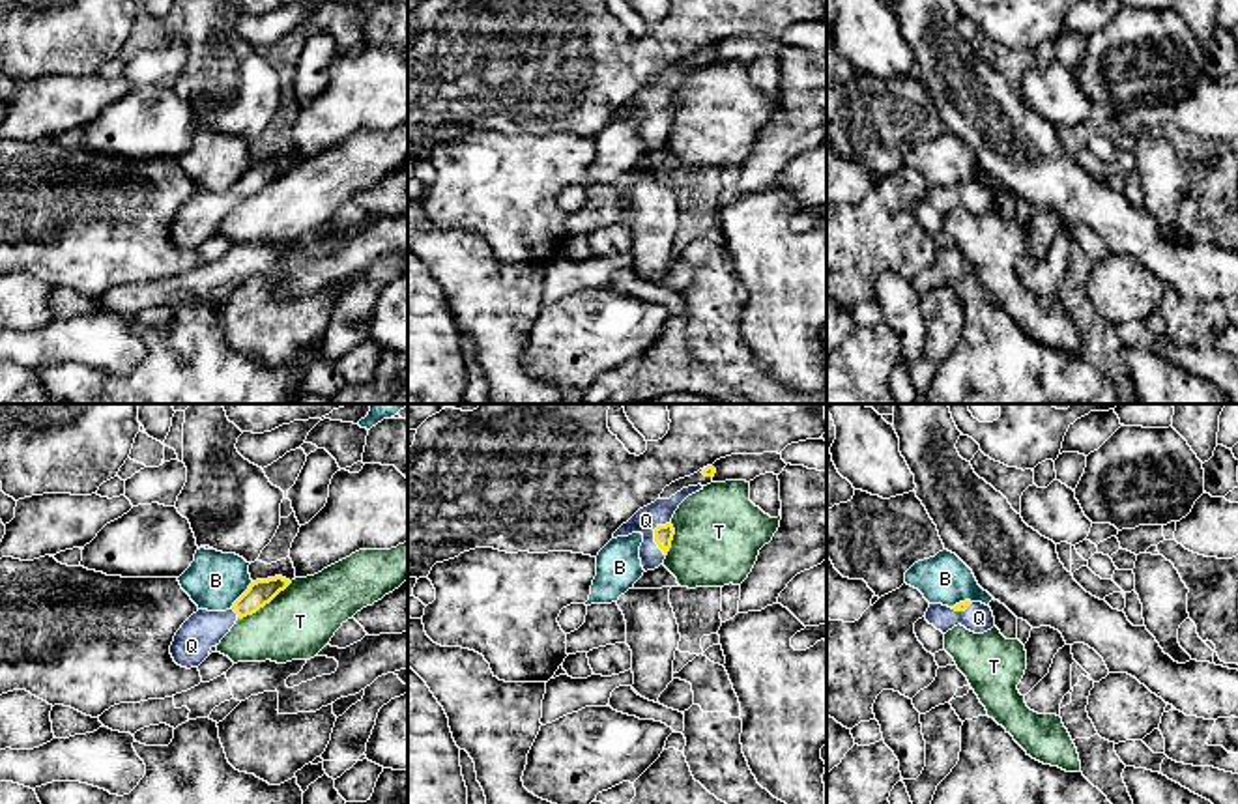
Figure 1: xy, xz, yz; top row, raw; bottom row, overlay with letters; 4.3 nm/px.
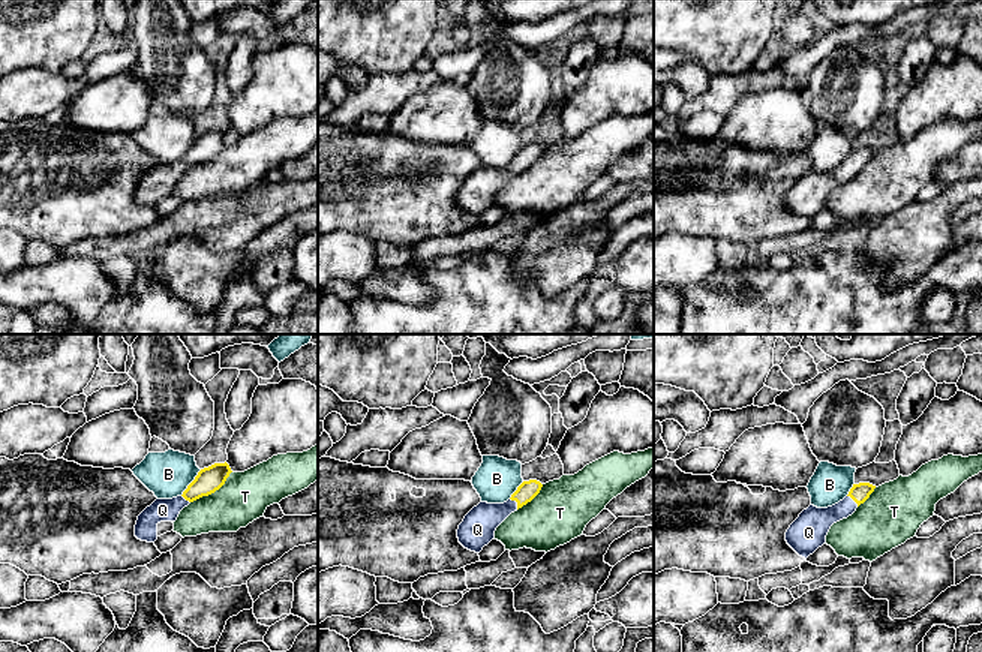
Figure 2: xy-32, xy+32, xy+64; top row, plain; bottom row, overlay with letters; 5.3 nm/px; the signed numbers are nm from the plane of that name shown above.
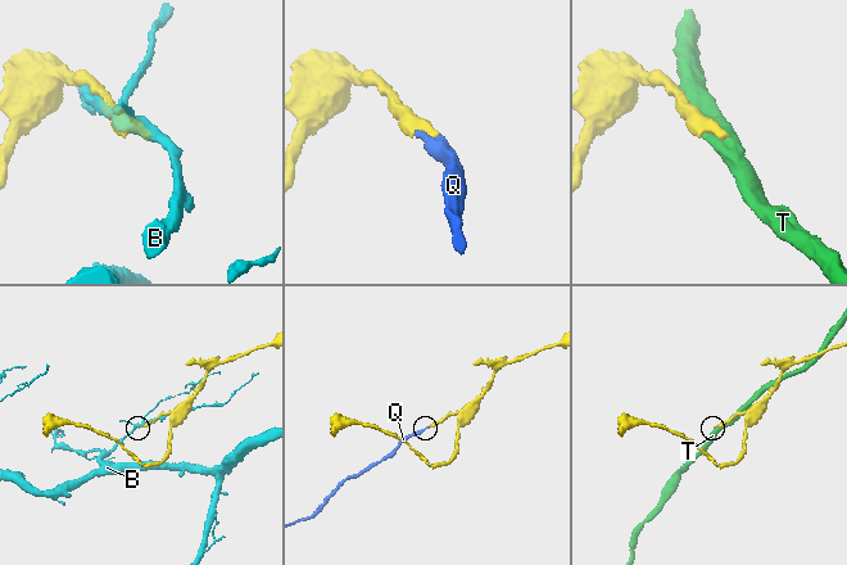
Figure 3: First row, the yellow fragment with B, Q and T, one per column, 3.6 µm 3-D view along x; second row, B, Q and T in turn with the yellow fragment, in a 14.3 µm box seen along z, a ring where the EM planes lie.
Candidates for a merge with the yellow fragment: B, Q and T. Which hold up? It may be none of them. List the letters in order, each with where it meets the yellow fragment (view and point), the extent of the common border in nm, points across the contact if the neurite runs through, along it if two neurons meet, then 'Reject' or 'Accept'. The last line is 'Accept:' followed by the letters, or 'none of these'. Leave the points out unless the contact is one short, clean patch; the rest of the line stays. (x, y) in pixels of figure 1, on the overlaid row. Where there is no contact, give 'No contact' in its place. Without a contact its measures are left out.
B: Touches yellow at xy (242, 595). Shared border 160 nm. Reject
Q: Touches yellow at xz (655, 537). Shared border 150 nm. Path across: xz (662, 533), (655, 537), (646, 520). Accept
T: Touches yellow at xy (264, 604). Shared border 280 nm. Reject
Accept: Q

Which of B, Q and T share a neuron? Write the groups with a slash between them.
B / Q / T

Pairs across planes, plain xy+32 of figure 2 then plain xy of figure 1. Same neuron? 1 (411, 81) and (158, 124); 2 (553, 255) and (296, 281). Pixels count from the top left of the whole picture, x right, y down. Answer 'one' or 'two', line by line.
1: two
2: two

